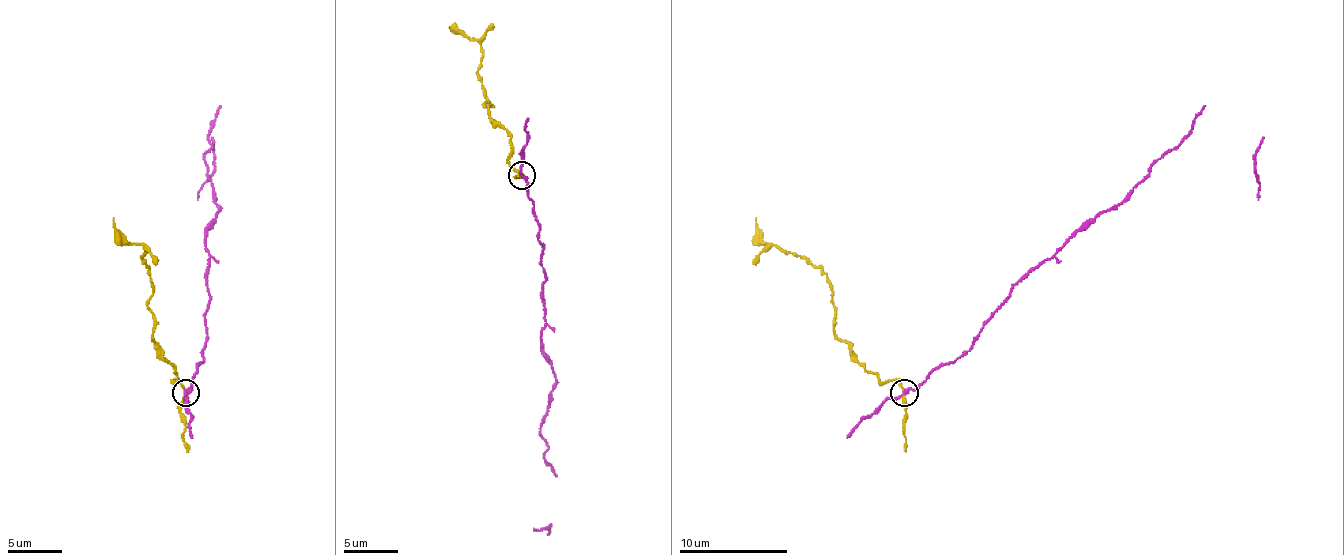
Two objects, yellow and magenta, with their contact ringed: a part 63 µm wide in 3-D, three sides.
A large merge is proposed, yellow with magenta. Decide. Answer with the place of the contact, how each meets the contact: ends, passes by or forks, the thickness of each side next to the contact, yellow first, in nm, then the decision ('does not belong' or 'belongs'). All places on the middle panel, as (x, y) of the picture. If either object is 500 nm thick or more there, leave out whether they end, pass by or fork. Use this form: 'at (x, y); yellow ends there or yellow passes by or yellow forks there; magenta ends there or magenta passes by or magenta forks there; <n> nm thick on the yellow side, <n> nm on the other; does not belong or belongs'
at (521, 175); yellow passes by; magenta passes by; 240 nm thick on the yellow side, 220 nm on the other; does not belong

